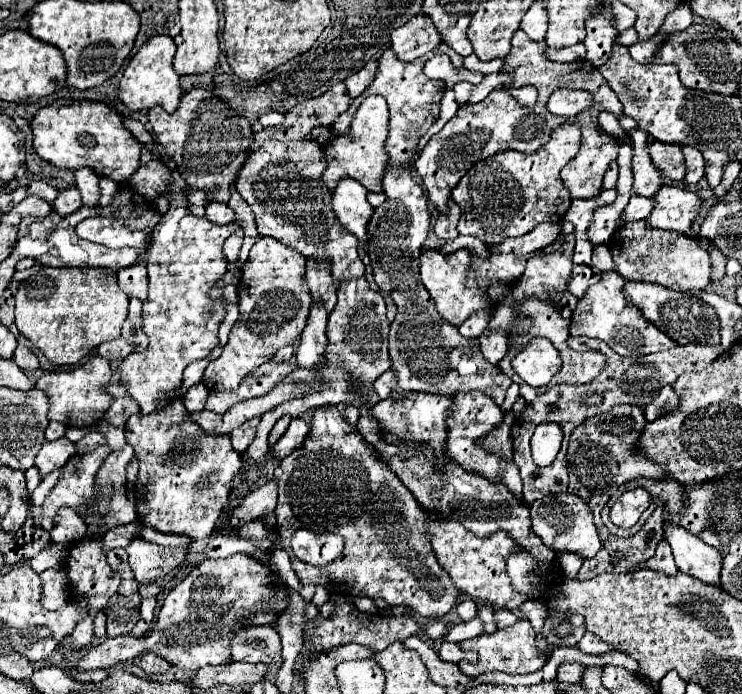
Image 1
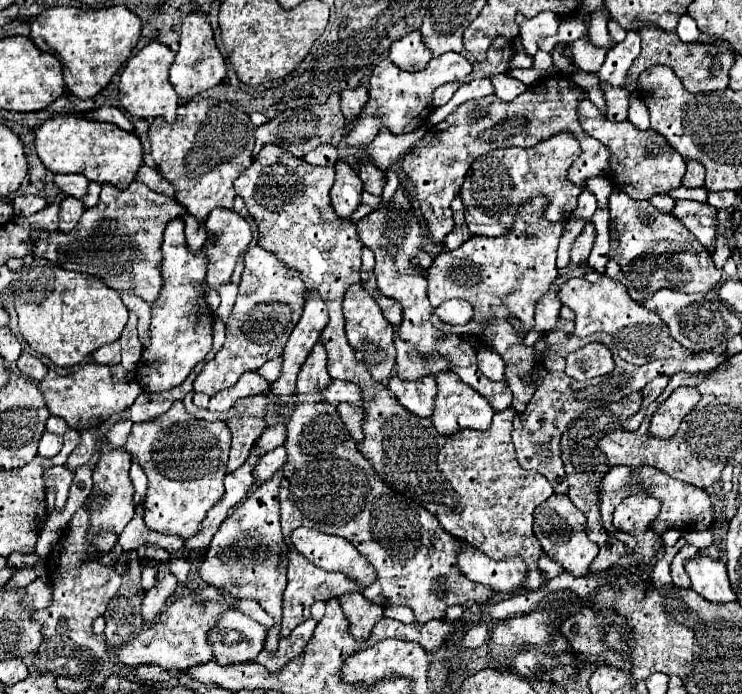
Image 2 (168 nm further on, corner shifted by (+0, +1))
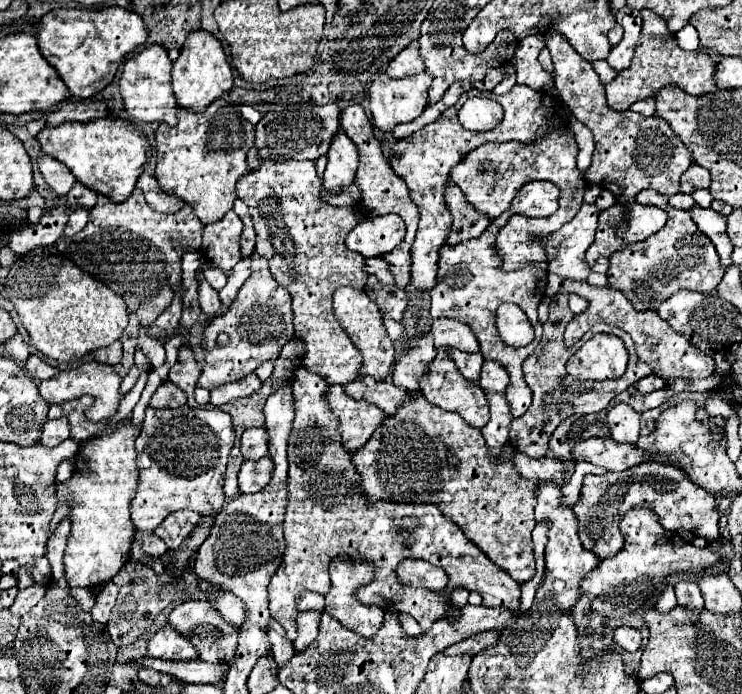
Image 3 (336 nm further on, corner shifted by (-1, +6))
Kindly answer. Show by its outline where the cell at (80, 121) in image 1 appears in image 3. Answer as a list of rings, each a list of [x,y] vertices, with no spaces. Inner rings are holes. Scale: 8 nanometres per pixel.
[[[104,117],[88,123],[70,121],[52,129],[46,127],[36,135],[36,139],[42,151],[64,163],[84,187],[106,195],[114,203],[122,203],[130,197],[138,177],[146,169],[148,151],[150,151],[148,137],[140,131],[138,125],[112,117]]]

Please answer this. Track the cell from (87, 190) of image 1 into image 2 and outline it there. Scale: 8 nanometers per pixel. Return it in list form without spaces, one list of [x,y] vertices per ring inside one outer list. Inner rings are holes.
[[[57,174],[55,176],[55,184],[73,198],[83,200],[83,196],[87,194],[89,188],[89,180],[83,174]]]

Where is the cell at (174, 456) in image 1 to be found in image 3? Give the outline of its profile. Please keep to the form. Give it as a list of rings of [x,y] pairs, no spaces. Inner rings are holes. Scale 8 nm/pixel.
[[[182,405],[178,409],[146,409],[146,417],[142,423],[142,433],[136,439],[138,451],[138,491],[130,505],[130,517],[136,529],[154,531],[170,513],[180,509],[192,509],[200,515],[216,515],[222,511],[226,497],[222,495],[222,475],[226,471],[228,455],[234,445],[234,429],[230,423],[230,415],[220,409],[192,409],[190,405]]]

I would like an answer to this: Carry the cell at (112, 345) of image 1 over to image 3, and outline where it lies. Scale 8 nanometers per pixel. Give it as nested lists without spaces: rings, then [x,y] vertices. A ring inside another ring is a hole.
[[[114,341],[112,345],[106,345],[98,351],[94,351],[94,359],[98,363],[106,363],[106,365],[116,365],[122,361],[122,345],[120,341]]]

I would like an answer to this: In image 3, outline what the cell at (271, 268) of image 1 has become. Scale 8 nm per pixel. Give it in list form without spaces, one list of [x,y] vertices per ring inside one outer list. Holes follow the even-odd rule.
[[[256,251],[252,253],[250,269],[252,269],[252,275],[240,287],[230,309],[224,315],[214,317],[204,329],[202,345],[206,349],[206,355],[204,355],[202,373],[198,377],[198,387],[214,389],[222,383],[232,383],[246,377],[260,363],[276,361],[282,347],[294,337],[290,293],[284,287],[278,287],[278,283],[274,283],[274,277],[268,271],[266,259],[262,259]],[[220,331],[228,333],[230,337],[230,343],[224,347],[216,345],[216,335]]]

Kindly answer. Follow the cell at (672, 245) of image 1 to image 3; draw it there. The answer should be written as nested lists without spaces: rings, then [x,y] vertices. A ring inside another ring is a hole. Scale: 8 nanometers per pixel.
[[[642,191],[638,193],[636,201],[664,209],[668,213],[668,223],[650,239],[634,243],[610,257],[608,285],[622,291],[638,311],[656,311],[656,305],[672,297],[678,289],[700,293],[714,291],[724,275],[724,269],[720,267],[720,259],[712,241],[696,227],[690,213],[674,209],[668,199],[656,191]]]

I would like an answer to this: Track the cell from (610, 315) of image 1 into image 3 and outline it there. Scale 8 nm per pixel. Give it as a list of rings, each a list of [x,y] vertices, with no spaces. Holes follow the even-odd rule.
[[[548,275],[548,283],[546,283],[546,297],[554,297],[556,293],[566,291],[566,293],[576,293],[582,295],[590,301],[588,309],[580,315],[574,315],[574,319],[566,325],[566,333],[564,333],[564,343],[566,347],[572,347],[576,341],[582,339],[582,335],[594,325],[594,323],[608,323],[608,325],[616,325],[620,329],[624,329],[632,341],[636,343],[636,351],[638,357],[650,365],[650,369],[654,371],[654,375],[666,379],[668,383],[676,381],[676,379],[704,379],[710,377],[714,373],[714,359],[704,355],[702,351],[698,351],[694,345],[690,345],[680,333],[676,333],[666,321],[660,319],[660,315],[656,311],[636,311],[630,301],[624,297],[622,291],[614,291],[610,287],[592,287],[586,281],[566,281],[558,275]]]

